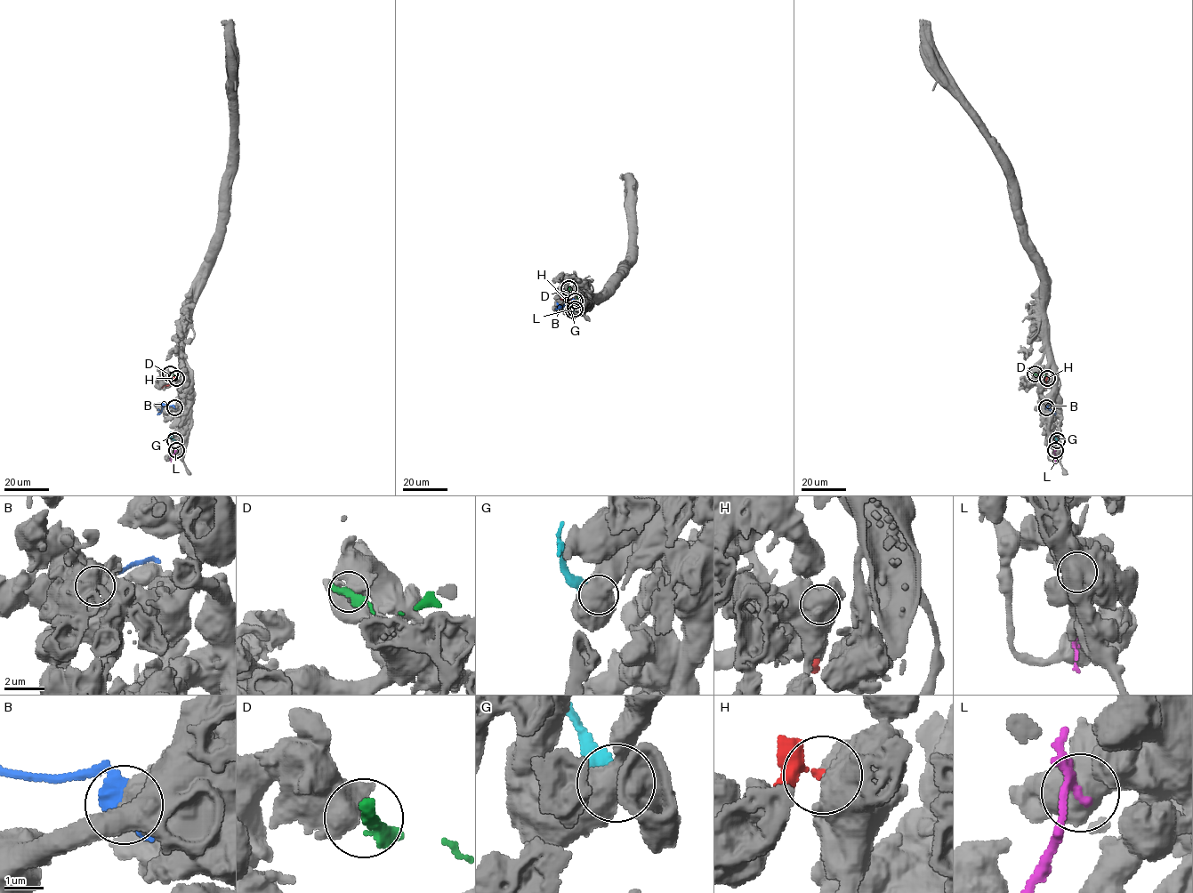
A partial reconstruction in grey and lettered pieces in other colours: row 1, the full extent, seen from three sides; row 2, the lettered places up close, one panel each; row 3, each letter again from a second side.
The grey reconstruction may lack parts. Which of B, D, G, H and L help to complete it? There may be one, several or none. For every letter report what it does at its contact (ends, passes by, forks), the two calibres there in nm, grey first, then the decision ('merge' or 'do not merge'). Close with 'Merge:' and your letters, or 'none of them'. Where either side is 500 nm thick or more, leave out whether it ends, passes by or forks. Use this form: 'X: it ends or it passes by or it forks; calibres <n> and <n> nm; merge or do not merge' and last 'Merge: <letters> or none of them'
B: calibres 850 and 650 nm; do not merge
D: calibres 650 and 440 nm; do not merge
G: it ends; calibres 480 and 280 nm; merge
H: calibres 800 and 200 nm; do not merge
L: calibres 800 and 200 nm; do not merge
Merge: G

